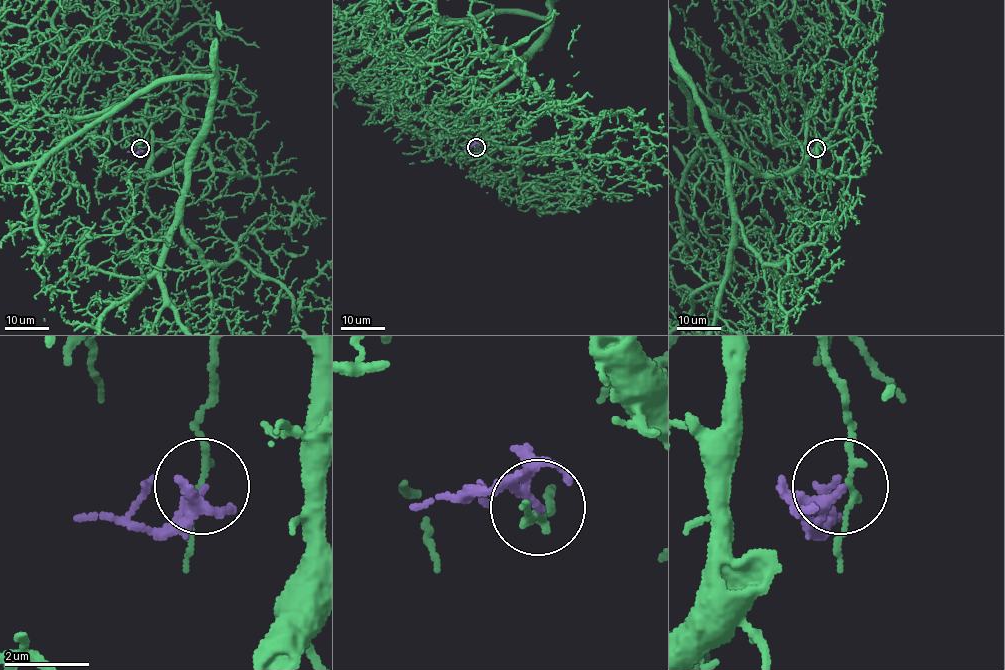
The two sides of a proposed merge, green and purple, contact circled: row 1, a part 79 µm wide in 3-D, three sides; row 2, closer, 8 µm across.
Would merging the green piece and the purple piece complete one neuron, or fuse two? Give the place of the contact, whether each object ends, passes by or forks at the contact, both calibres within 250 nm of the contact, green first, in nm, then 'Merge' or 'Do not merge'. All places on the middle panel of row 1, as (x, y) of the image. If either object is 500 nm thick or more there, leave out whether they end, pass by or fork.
Place: (476, 147). At the ring green passes by. At the ring purple ends. Thickness 150 nm (green) against 240 nm. Do not merge

